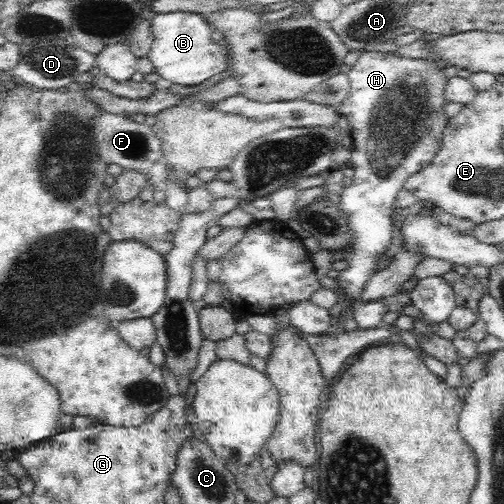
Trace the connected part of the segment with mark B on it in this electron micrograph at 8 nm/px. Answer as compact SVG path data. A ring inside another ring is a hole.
M156 13L151 20L153 43L147 57L154 71L174 84L192 86L200 84L229 66L229 49L212 40L212 25L199 13Z

